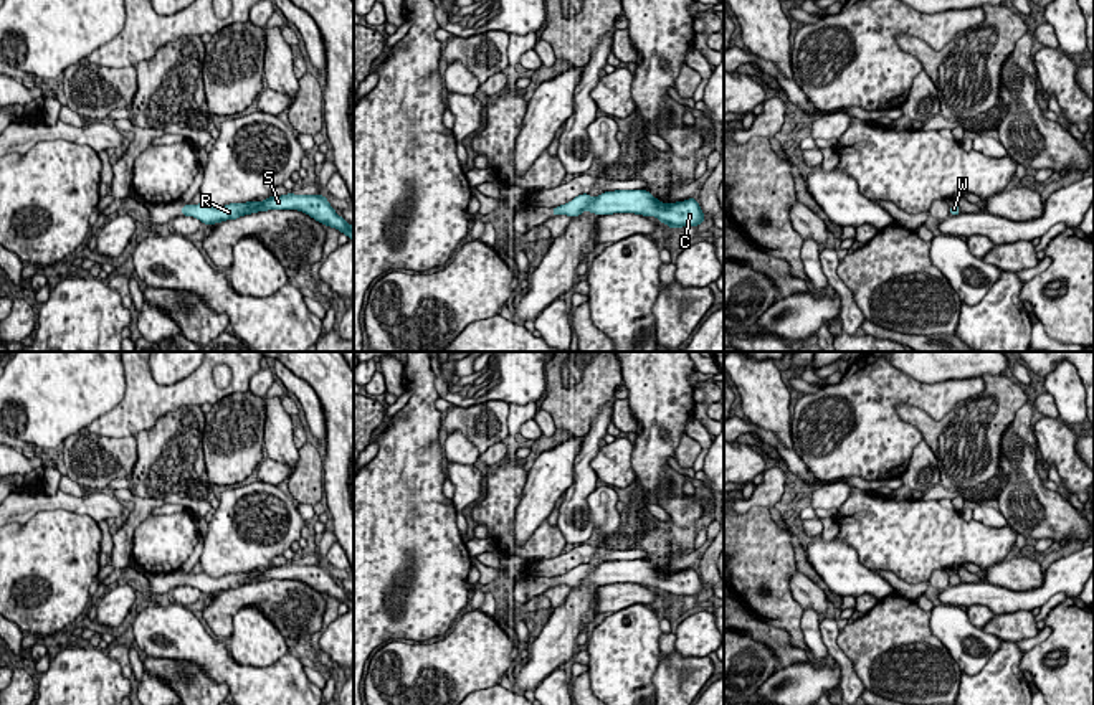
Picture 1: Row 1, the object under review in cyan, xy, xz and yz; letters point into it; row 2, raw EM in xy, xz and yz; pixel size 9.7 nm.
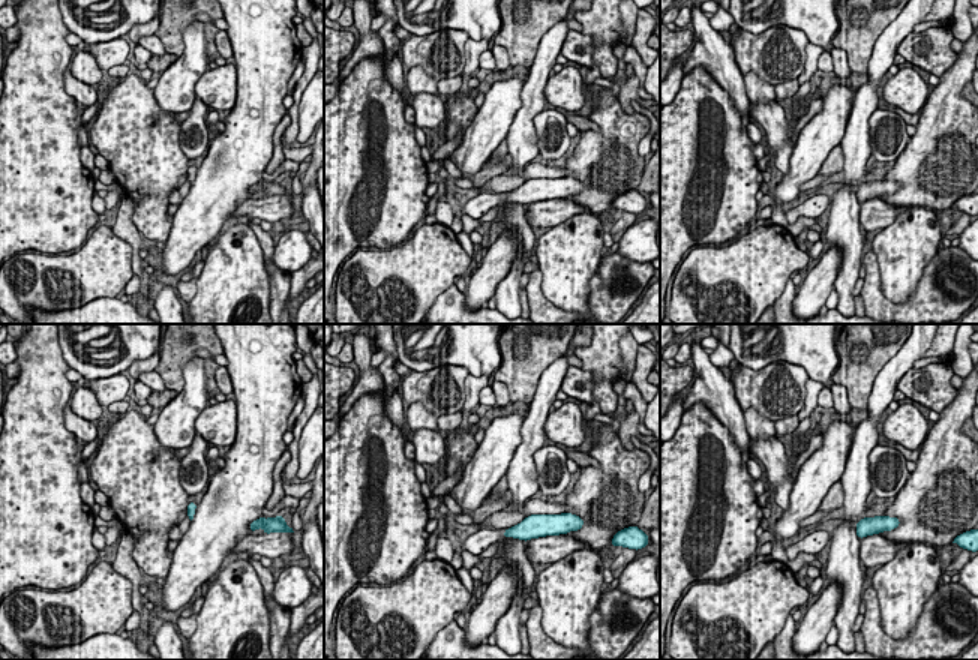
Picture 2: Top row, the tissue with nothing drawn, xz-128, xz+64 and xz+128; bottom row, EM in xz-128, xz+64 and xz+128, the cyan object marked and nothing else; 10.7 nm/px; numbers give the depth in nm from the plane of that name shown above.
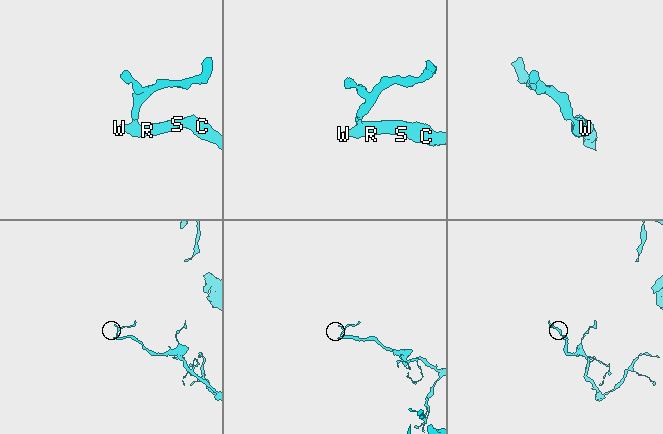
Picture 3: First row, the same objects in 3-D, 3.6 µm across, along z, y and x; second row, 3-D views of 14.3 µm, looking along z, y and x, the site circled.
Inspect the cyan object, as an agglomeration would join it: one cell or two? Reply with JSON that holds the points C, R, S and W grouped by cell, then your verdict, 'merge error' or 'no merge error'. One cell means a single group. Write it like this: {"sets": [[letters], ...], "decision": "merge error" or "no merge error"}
{"sets": [["C", "R", "S", "W"]], "decision": "no merge error"}

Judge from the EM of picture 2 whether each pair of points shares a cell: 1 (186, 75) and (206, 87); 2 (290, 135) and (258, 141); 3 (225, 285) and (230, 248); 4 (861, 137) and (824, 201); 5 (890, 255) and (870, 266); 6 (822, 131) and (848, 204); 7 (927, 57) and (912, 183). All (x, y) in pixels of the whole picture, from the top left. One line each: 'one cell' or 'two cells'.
1: two cells
2: two cells
3: one cell
4: two cells
5: two cells
6: two cells
7: two cells

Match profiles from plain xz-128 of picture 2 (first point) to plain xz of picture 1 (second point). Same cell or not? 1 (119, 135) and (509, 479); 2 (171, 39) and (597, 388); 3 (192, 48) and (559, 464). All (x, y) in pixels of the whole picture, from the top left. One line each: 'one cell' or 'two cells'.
1: one cell
2: one cell
3: one cell

